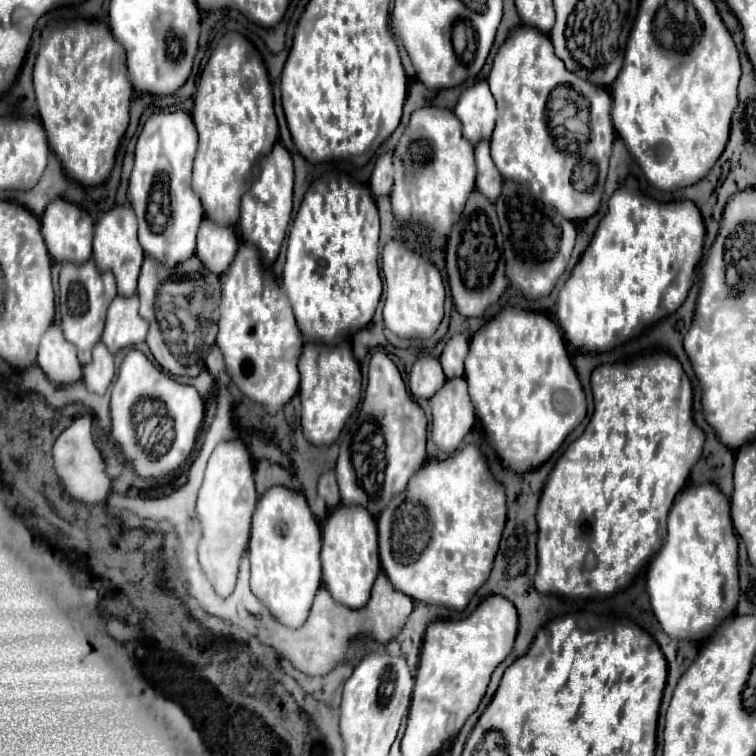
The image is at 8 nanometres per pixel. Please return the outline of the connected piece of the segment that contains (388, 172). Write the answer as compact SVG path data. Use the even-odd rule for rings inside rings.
M384 152L378 156L372 178L370 178L370 190L374 196L382 196L382 194L390 194L392 184L394 184L394 164L392 164L394 154L392 152Z

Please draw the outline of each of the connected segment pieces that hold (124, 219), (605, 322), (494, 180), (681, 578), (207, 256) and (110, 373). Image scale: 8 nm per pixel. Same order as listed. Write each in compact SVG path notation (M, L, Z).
M122 204L122 206L112 206L108 212L104 212L94 228L94 260L98 270L112 270L116 276L118 284L118 294L130 296L136 292L136 280L140 274L142 266L142 246L138 244L136 238L136 218L134 218L134 208L132 204Z
M628 176L610 196L606 216L600 220L586 252L558 294L556 316L564 339L588 352L604 352L632 338L642 326L650 326L676 312L688 296L694 268L702 258L704 234L702 214L694 202L682 200L666 204L650 200L638 190L636 178Z
M480 140L474 146L474 150L476 150L476 166L478 166L476 188L482 190L482 194L486 194L486 198L494 202L494 198L498 198L498 190L502 188L502 176L498 174L498 168L490 158L490 142Z
M714 482L686 486L667 518L667 536L660 552L652 558L646 575L646 586L654 616L670 638L686 638L702 642L714 634L724 618L734 614L738 602L738 540L730 518L730 500Z
M204 218L198 230L198 244L196 254L202 258L204 266L214 272L222 274L226 266L234 260L234 254L238 250L238 234L232 226L216 224L210 218Z
M98 342L92 350L92 362L84 366L82 380L86 382L88 390L104 394L112 378L114 378L114 356L102 342Z

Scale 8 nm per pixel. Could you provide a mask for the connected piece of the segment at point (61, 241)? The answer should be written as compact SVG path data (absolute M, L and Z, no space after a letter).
M64 198L52 200L46 206L46 210L40 218L40 224L42 224L44 242L46 242L48 252L54 260L58 260L58 262L86 262L86 258L92 256L92 228L94 228L94 222L92 222L90 214L86 210L82 210L78 204L68 202Z

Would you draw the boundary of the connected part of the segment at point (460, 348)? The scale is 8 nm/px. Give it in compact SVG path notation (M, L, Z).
M454 334L440 356L440 364L444 368L446 378L456 378L464 374L464 358L468 354L468 338L464 334Z

